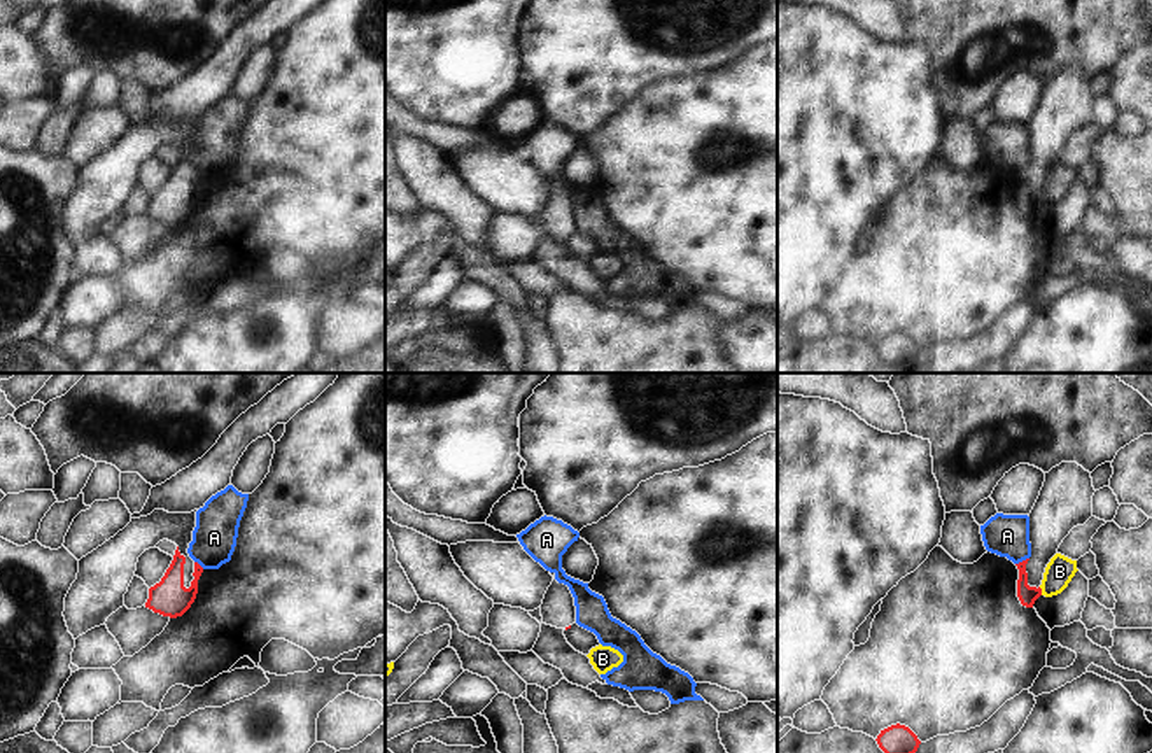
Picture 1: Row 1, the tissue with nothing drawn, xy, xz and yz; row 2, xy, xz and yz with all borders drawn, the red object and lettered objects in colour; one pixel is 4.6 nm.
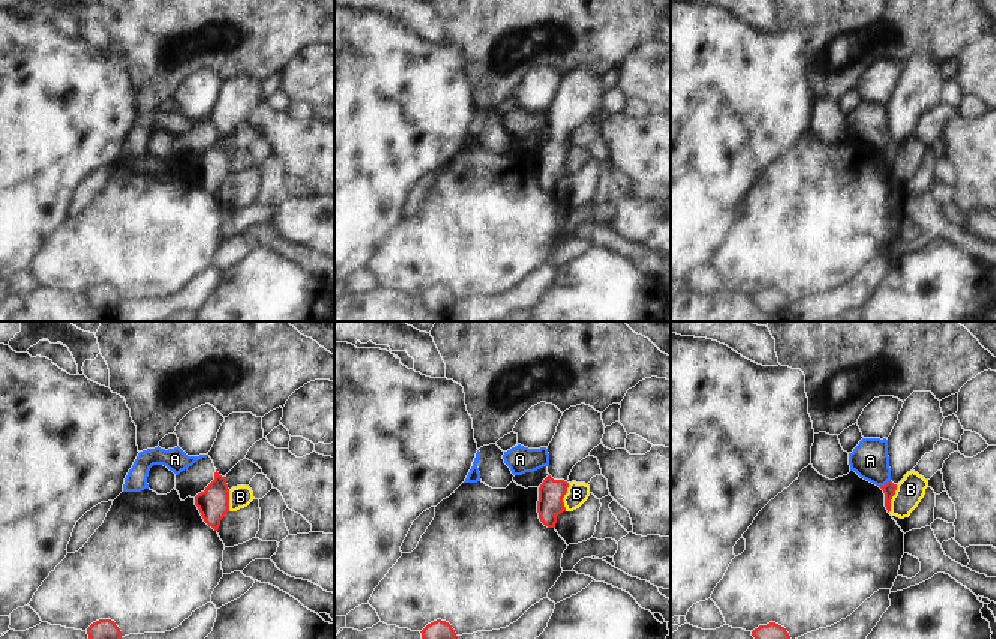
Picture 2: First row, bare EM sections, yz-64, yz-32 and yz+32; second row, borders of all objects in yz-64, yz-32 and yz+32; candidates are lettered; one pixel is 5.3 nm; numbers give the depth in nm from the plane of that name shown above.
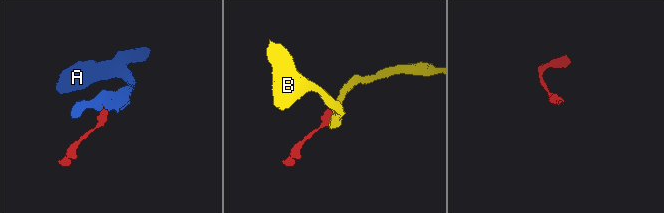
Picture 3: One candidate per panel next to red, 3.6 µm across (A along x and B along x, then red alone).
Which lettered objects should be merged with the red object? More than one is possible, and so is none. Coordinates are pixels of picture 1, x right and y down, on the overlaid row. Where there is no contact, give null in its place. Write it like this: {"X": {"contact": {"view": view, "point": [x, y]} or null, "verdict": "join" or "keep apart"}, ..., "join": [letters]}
{"A": {"contact": {"view": "yz", "point": [1023, 561]}, "verdict": "keep apart"}, "B": {"contact": {"view": "yz", "point": [1040, 591]}, "verdict": "keep apart"}, "join": []}

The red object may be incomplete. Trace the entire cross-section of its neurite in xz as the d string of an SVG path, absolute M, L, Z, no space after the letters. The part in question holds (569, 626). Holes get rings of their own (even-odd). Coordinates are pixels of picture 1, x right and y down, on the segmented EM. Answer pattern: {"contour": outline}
{"contour": "M576 622L564 629L564 636L567 643L583 655L588 655L592 648L601 644L594 632L580 627Z"}

